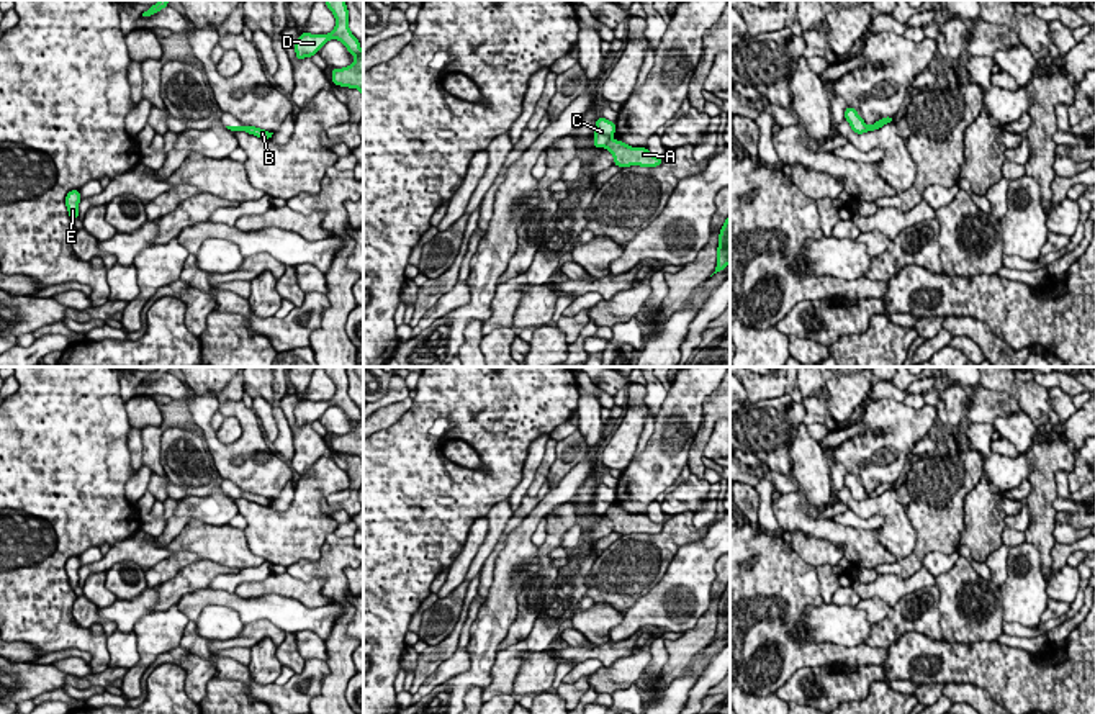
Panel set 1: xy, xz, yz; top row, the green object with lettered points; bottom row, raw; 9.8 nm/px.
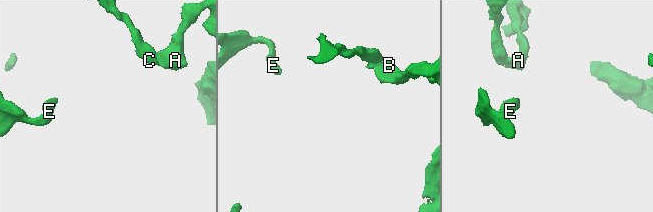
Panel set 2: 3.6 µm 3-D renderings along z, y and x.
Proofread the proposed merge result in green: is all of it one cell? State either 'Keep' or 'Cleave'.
Cleave

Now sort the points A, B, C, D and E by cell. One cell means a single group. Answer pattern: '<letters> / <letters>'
A B D / C E

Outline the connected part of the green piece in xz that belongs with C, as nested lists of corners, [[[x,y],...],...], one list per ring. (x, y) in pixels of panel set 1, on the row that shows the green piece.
[[[602,116],[597,118],[594,124],[594,147],[606,147],[611,138],[615,134],[615,121],[609,121]]]

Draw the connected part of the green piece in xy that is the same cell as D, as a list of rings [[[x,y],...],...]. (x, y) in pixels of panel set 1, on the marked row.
[[[324,0],[336,16],[336,28],[329,34],[301,33],[295,41],[296,61],[313,57],[329,39],[339,39],[355,61],[342,69],[332,67],[332,84],[357,88],[363,97],[363,49],[349,29],[349,10],[345,0]]]

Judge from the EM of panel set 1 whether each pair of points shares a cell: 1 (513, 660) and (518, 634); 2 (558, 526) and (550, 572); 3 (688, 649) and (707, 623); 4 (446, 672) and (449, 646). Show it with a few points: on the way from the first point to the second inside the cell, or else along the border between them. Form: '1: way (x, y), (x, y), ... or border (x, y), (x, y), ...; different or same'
1: border (539, 611), (532, 631), (526, 637), (498, 650); different
2: way (554, 537), (545, 549), (545, 560); same
3: way (693, 642), (704, 629); same
4: border (457, 647), (419, 686); different

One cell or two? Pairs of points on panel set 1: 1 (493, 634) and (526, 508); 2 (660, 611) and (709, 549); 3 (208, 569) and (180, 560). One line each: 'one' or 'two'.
1: two
2: one
3: two

